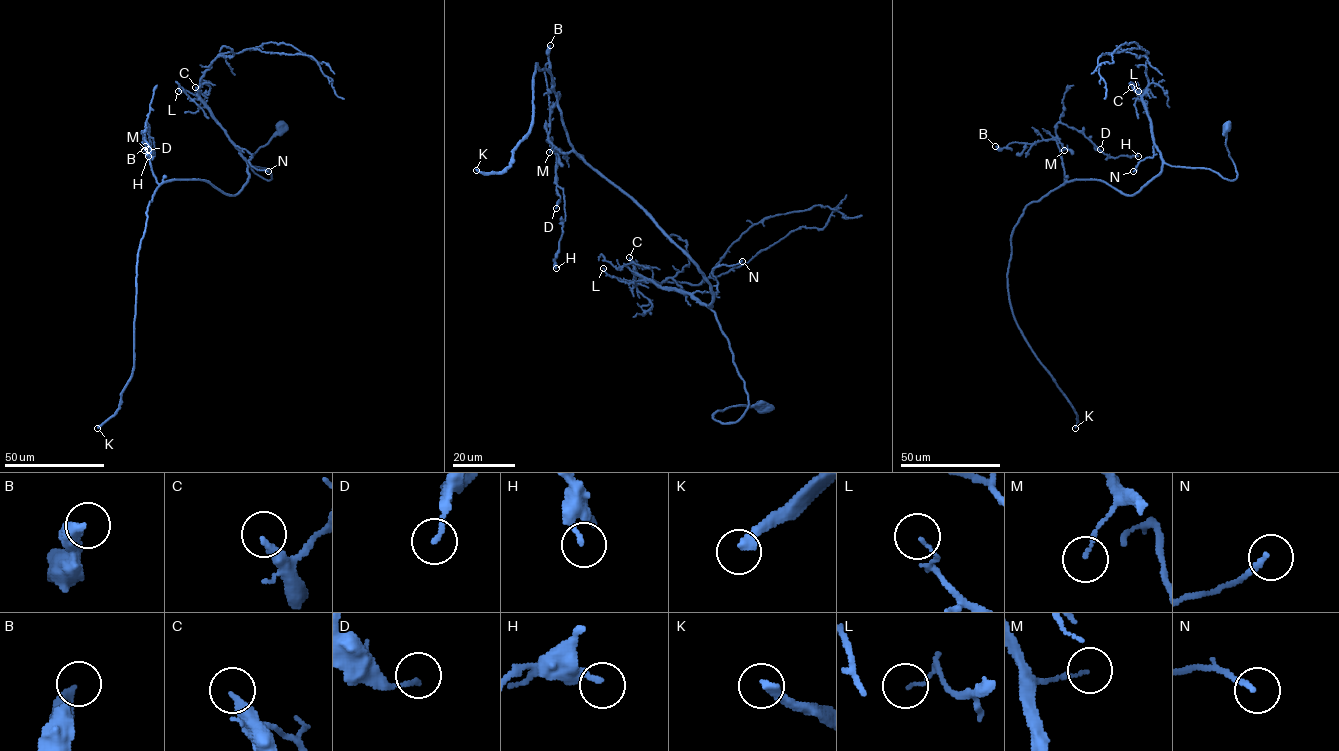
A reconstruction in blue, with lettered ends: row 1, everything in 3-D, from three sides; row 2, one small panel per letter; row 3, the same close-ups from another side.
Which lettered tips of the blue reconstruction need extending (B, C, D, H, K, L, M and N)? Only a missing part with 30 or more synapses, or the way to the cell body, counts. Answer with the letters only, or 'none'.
C, K

